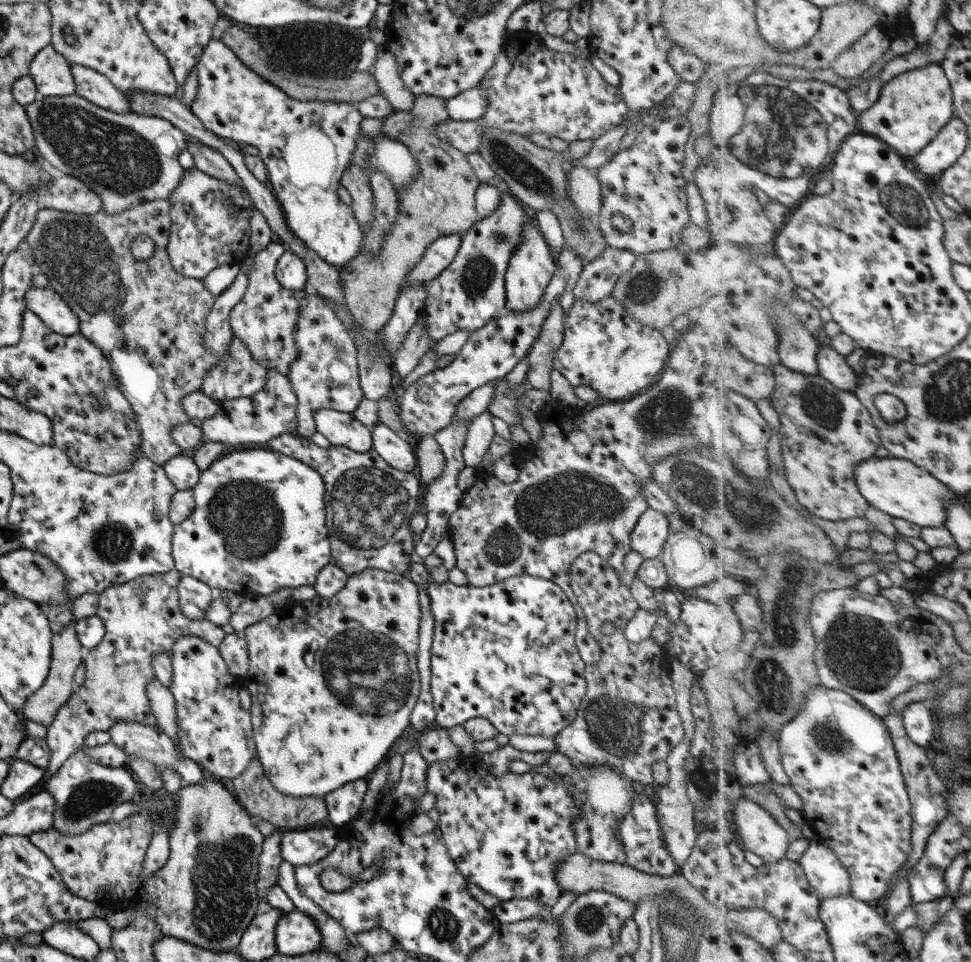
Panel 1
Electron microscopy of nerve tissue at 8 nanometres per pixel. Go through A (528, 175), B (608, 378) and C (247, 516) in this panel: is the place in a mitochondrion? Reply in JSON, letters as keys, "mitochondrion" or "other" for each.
{"A":"mitochondrion","B":"other","C":"mitochondrion"}

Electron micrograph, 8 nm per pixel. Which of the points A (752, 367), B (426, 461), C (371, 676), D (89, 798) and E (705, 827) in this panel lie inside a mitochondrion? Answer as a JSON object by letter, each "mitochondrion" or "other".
{"A":"other","B":"other","C":"mitochondrion","D":"mitochondrion","E":"other"}

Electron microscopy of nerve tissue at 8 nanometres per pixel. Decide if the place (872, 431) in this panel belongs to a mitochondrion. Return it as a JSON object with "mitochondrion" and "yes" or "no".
{"mitochondrion":"no"}

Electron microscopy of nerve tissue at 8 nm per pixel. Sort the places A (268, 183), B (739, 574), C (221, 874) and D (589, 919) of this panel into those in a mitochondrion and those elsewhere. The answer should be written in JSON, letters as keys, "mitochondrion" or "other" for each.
{"A":"other","B":"other","C":"mitochondrion","D":"mitochondrion"}

